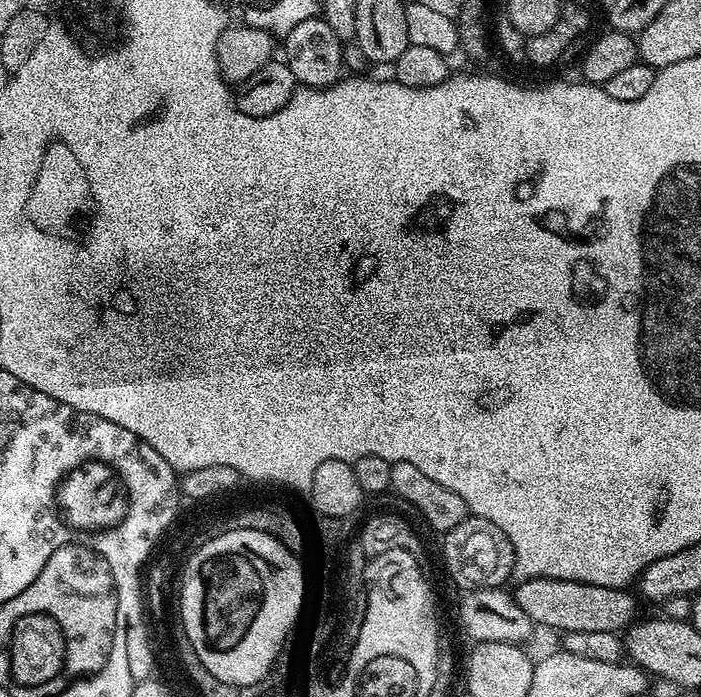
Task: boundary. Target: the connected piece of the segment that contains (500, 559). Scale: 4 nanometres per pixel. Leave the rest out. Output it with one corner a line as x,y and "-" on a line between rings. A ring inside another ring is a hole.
469,515
453,530
443,533
441,540
444,566
451,580
463,591
501,587
515,573
513,543
488,519

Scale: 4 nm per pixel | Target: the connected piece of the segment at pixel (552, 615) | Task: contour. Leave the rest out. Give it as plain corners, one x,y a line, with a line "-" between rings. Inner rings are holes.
554,578
520,580
517,585
514,597
523,613
532,620
533,625
540,627
541,624
544,628
553,628
557,634
582,630
593,634
601,630
623,634
641,615
641,601
635,595
632,597
631,591
622,588
590,586
582,582

